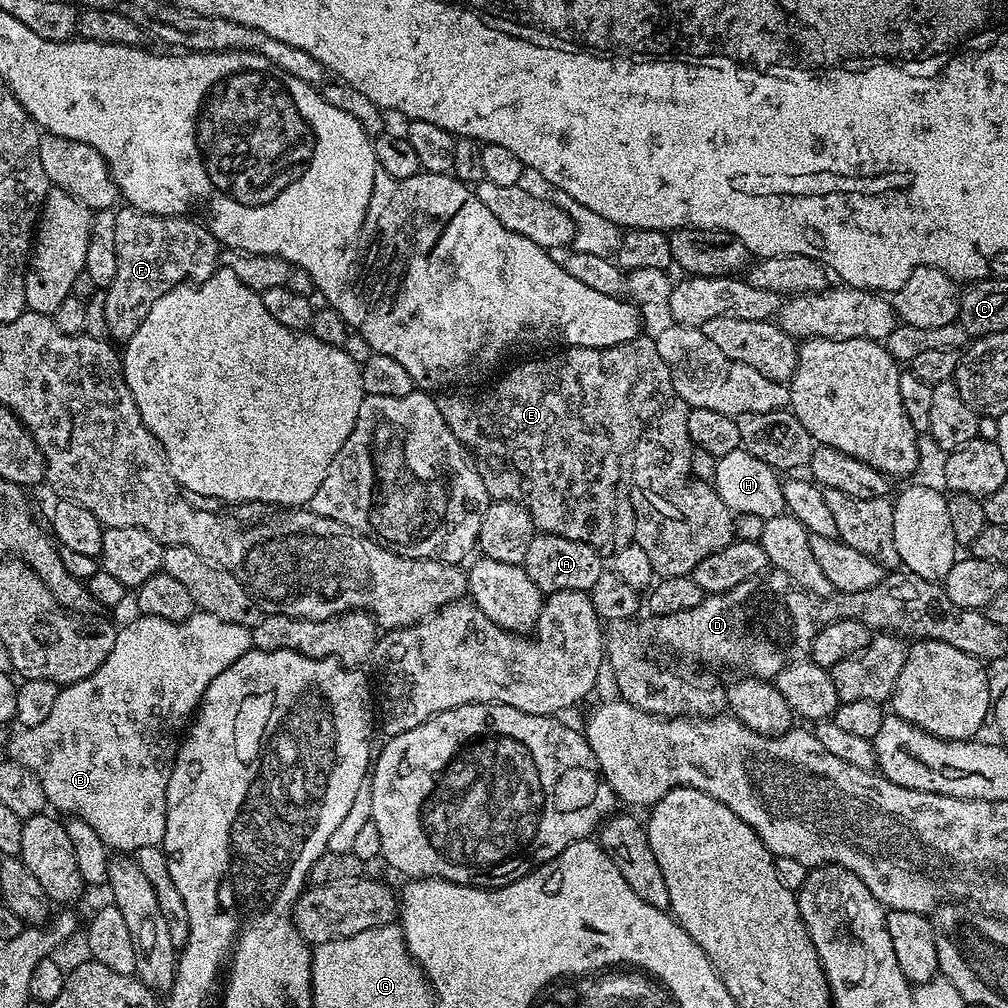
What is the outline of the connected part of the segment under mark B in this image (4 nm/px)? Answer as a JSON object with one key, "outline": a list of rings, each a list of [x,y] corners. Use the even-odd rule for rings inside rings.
{"outline":[[[197,610],[190,618],[182,622],[166,622],[166,618],[154,618],[153,616],[137,615],[136,620],[129,622],[125,628],[121,627],[114,638],[114,650],[90,674],[90,678],[82,678],[82,682],[61,687],[58,699],[54,702],[54,707],[50,709],[50,715],[46,722],[33,728],[20,728],[19,731],[9,739],[6,745],[7,755],[18,761],[26,770],[30,770],[44,783],[44,793],[51,807],[56,807],[57,813],[69,812],[69,817],[90,822],[90,827],[97,832],[98,838],[109,848],[120,854],[135,854],[142,846],[163,845],[166,834],[166,786],[170,782],[172,767],[176,761],[176,751],[180,749],[180,741],[192,719],[196,715],[196,710],[200,706],[200,700],[204,697],[206,686],[226,670],[226,666],[234,666],[242,654],[253,651],[252,630],[246,626],[234,626],[234,622],[222,622],[214,618],[214,614],[206,614]]]}

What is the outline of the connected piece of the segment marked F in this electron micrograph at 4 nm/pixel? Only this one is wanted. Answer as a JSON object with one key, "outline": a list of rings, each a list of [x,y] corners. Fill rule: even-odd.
{"outline":[[[131,206],[122,208],[116,212],[114,222],[114,250],[118,250],[118,270],[114,273],[114,282],[110,282],[105,291],[105,320],[108,327],[107,335],[113,341],[127,342],[134,330],[142,326],[142,318],[150,314],[150,306],[154,306],[154,302],[158,302],[162,294],[185,282],[201,284],[216,273],[222,245],[199,219],[188,216],[159,216]]]}

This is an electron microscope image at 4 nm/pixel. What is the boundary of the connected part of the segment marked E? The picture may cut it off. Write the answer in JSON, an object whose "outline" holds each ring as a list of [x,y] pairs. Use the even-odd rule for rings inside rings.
{"outline":[[[641,334],[635,336],[630,342],[622,342],[618,346],[606,346],[605,348],[573,348],[564,346],[559,349],[553,356],[544,356],[541,360],[528,360],[532,358],[524,358],[521,364],[516,364],[497,384],[492,384],[489,388],[484,388],[481,392],[472,392],[469,396],[448,396],[452,394],[440,394],[435,397],[438,410],[442,410],[442,418],[446,418],[446,426],[450,426],[450,430],[454,434],[454,438],[458,438],[458,442],[464,445],[471,461],[475,464],[478,474],[482,478],[482,482],[486,486],[489,497],[493,501],[497,500],[515,500],[521,507],[525,508],[532,519],[533,529],[539,530],[541,533],[549,536],[561,536],[562,538],[570,538],[574,542],[586,542],[592,548],[601,554],[611,554],[616,549],[626,546],[627,544],[637,544],[642,546],[642,550],[646,550],[646,554],[650,554],[650,562],[654,566],[657,577],[665,576],[691,576],[692,571],[696,569],[698,564],[704,558],[710,558],[710,554],[714,554],[731,544],[734,539],[734,513],[731,508],[726,506],[726,502],[722,502],[722,498],[716,492],[712,484],[702,482],[694,473],[692,473],[692,449],[694,447],[690,438],[690,430],[688,429],[689,406],[678,394],[678,390],[674,390],[674,382],[670,378],[670,370],[666,366],[666,362],[662,362],[662,354],[658,354],[658,346],[655,339],[651,335]]]}

